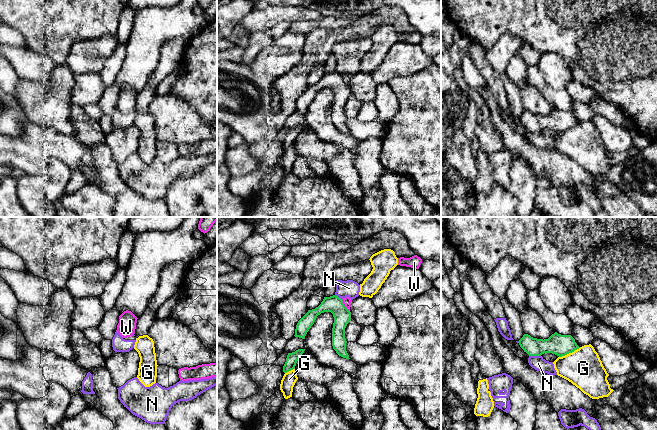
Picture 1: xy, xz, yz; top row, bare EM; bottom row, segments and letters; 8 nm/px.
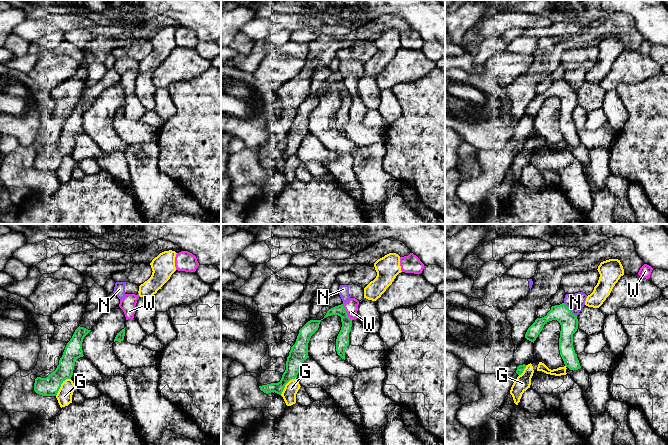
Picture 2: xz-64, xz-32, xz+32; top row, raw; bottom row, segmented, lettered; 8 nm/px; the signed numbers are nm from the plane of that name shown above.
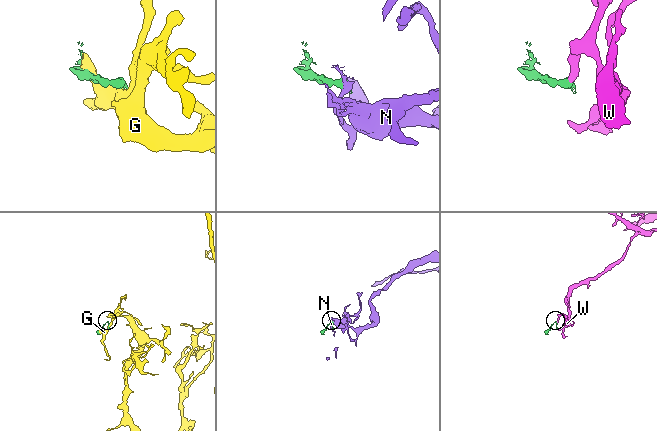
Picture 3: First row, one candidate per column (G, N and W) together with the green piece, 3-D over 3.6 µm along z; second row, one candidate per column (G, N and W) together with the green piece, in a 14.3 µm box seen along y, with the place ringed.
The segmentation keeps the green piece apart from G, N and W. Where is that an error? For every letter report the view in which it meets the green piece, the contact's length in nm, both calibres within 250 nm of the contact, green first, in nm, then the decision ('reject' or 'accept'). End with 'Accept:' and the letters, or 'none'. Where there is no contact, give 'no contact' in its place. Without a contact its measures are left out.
G: yz | 190 nm | 170/300 nm | reject
N: yz | 100 nm | 170/110 nm | reject
W: xz | 120 nm | 140/70 nm | reject
Accept: none

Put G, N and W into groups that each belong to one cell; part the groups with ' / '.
G / N / W

